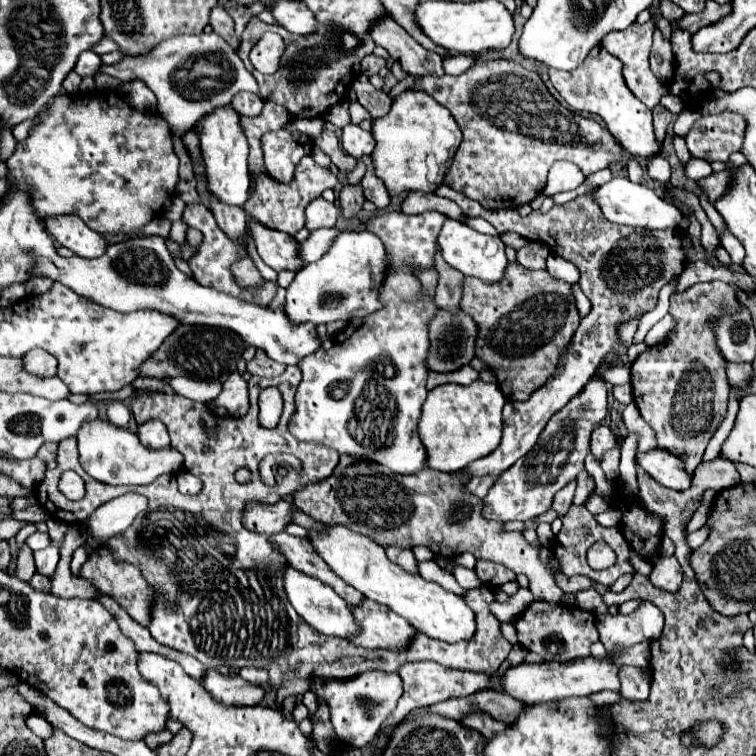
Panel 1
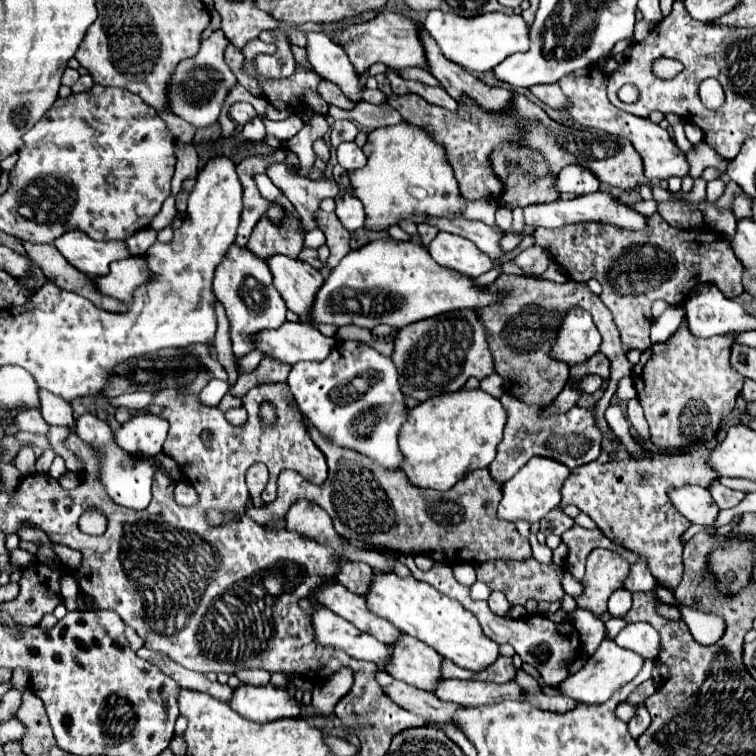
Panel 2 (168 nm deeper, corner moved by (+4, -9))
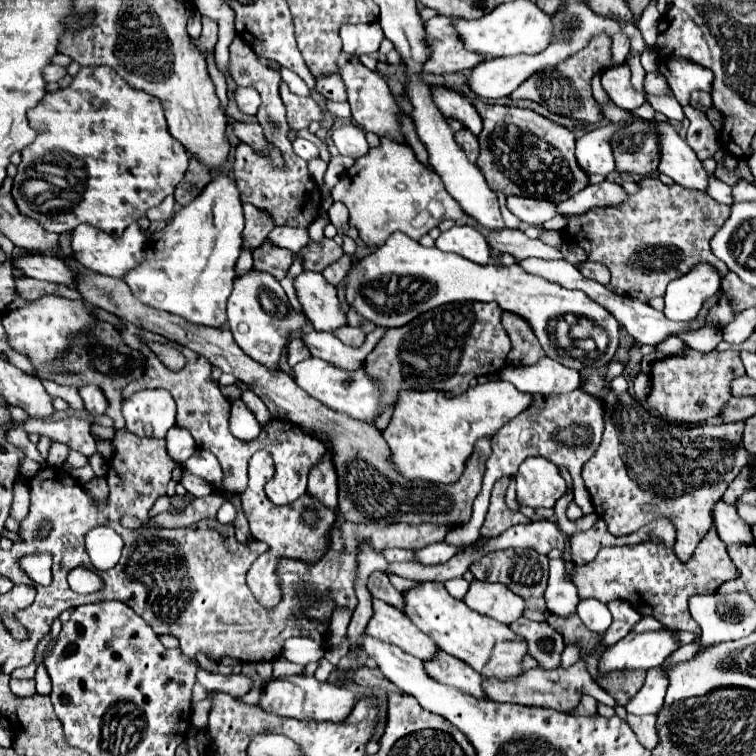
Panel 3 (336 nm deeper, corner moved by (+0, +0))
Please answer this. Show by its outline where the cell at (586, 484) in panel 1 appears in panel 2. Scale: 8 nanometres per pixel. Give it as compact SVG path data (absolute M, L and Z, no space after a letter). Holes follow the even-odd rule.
M552 509L550 513L548 513L548 517L544 517L542 521L540 521L540 531L544 533L544 535L562 535L564 531L568 531L570 527L574 525L574 521L562 511L562 509Z

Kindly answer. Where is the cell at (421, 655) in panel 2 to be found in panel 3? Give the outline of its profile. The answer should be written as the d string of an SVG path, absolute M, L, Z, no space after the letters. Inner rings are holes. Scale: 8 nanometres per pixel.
M438 648L438 656L434 656L434 660L424 662L424 668L432 680L458 688L470 696L484 698L484 692L480 686L482 676L478 672L474 672L466 662L442 652L440 648Z

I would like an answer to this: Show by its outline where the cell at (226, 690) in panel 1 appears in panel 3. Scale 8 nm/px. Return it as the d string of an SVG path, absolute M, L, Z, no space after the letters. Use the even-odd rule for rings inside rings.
M294 676L270 680L262 688L260 708L284 718L298 720L330 720L342 722L354 708L354 694L332 682L318 682L314 676Z

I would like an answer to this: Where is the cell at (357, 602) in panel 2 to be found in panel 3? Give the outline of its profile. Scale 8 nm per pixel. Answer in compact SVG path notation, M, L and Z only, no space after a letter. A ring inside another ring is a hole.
M374 598L374 616L368 620L366 624L366 634L376 636L384 642L396 644L398 648L402 648L404 652L420 658L420 660L428 660L436 654L436 644L432 642L430 636L426 636L424 632L420 632L404 612L400 612L398 608Z

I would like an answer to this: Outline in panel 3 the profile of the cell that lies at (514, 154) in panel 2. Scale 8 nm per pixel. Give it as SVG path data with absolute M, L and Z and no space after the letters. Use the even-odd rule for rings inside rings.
M472 100L472 104L484 122L484 128L478 134L478 166L492 192L562 202L588 186L588 176L578 168L574 158L576 136L572 130L532 108L488 104L484 100Z

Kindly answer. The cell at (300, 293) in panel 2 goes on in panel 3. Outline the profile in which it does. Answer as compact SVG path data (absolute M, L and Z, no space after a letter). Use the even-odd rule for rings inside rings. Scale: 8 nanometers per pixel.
M304 270L294 278L294 288L304 316L316 330L332 332L346 324L346 314L340 310L336 288L320 272Z

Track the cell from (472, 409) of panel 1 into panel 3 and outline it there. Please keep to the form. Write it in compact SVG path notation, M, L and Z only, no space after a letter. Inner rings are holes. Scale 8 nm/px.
M484 382L470 386L466 392L458 396L448 396L446 392L402 392L390 424L382 430L384 440L388 442L392 450L392 462L400 470L402 476L408 480L428 480L428 482L456 482L466 466L466 460L472 456L474 446L480 438L490 438L498 428L502 428L508 420L512 420L516 414L520 414L524 408L528 408L532 396L518 392L510 382Z

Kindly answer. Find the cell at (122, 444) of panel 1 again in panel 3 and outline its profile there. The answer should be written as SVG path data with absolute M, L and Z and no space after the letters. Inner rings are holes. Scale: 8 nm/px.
M84 386L84 388L80 388L78 392L80 392L80 396L82 396L82 400L84 400L84 406L86 406L88 412L92 412L92 414L104 414L104 412L106 412L108 402L106 402L104 394L100 392L100 388Z

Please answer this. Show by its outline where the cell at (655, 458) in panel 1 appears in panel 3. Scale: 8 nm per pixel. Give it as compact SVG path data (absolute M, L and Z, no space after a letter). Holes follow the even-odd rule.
M718 500L718 504L714 504L712 520L714 520L714 526L716 526L720 540L724 540L726 544L750 544L750 542L754 542L750 528L746 526L746 522L740 520L740 516L736 514L736 508L732 504Z

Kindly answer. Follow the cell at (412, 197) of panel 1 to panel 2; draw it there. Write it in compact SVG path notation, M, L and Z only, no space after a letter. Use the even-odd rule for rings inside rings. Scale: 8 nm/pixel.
M430 217L428 223L438 227L440 231L462 235L462 237L474 241L478 245L478 249L484 251L494 261L502 259L506 255L506 251L500 247L500 239L504 237L502 229L494 229L494 227L488 227L488 225L478 223L478 221L470 221L470 219L436 219L436 217Z

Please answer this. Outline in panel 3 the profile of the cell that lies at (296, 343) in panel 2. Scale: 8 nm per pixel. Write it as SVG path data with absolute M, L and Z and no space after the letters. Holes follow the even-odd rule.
M376 326L376 330L366 336L366 340L360 348L346 346L332 332L318 332L318 330L304 334L302 340L312 356L322 358L326 362L332 362L334 366L340 366L344 370L356 370L358 366L364 364L366 356L376 348L376 344L382 340L386 330L388 328Z

